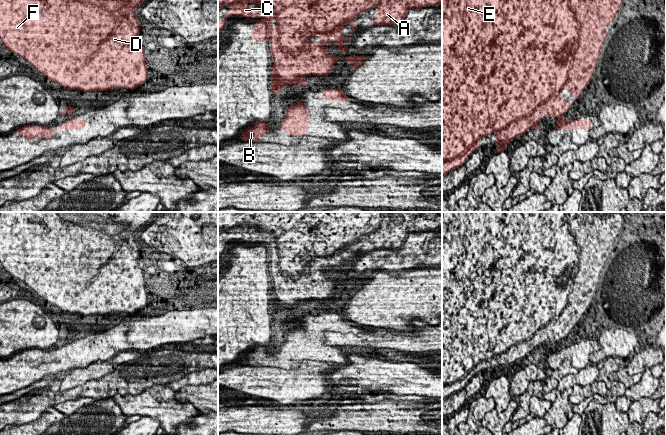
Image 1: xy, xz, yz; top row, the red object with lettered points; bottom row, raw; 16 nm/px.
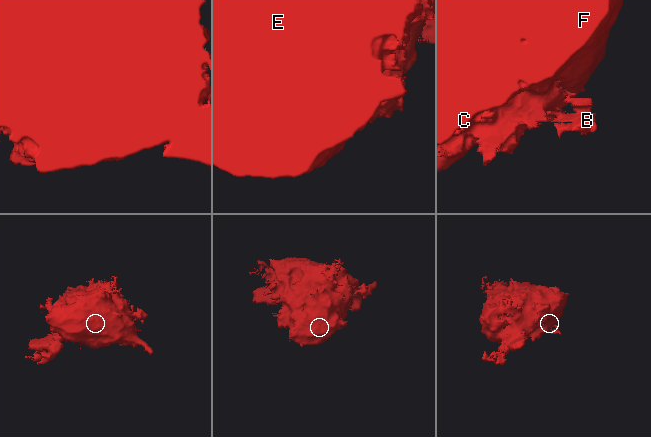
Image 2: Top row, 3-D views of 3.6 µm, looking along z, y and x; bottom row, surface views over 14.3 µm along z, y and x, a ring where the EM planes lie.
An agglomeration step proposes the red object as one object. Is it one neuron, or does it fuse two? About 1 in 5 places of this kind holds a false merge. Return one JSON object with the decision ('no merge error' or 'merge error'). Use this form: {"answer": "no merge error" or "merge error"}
{"answer": "no merge error"}

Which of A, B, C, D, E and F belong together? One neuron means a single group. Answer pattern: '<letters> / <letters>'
A B C D E F

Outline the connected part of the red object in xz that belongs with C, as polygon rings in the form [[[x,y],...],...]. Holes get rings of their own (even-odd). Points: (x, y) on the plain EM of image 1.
[[[218,212],[218,231],[224,231],[224,230],[230,230],[230,235],[229,236],[226,236],[225,237],[225,243],[224,244],[219,244],[218,243],[218,260],[219,258],[221,257],[221,254],[223,253],[224,249],[225,249],[225,246],[226,244],[232,240],[232,239],[239,239],[239,240],[244,240],[244,241],[250,241],[250,242],[260,242],[260,240],[262,239],[262,243],[259,245],[259,246],[256,246],[254,248],[254,251],[252,253],[252,257],[250,258],[250,263],[254,263],[256,264],[257,266],[271,266],[272,267],[272,271],[269,272],[269,276],[271,277],[271,279],[273,280],[273,284],[274,284],[274,290],[270,293],[269,297],[271,298],[271,314],[269,315],[270,316],[270,319],[273,318],[273,317],[279,317],[279,316],[283,316],[283,311],[284,310],[307,310],[307,305],[304,303],[306,300],[310,300],[310,299],[317,299],[317,300],[329,300],[329,296],[332,295],[334,293],[334,289],[336,288],[337,285],[341,284],[342,281],[338,281],[338,280],[332,280],[331,278],[328,277],[328,269],[331,270],[332,267],[337,267],[338,270],[337,270],[337,274],[340,275],[340,276],[348,276],[348,273],[350,271],[345,271],[342,269],[342,267],[344,265],[346,265],[347,263],[352,266],[352,263],[353,261],[345,261],[343,258],[342,258],[342,252],[344,250],[345,247],[348,247],[352,252],[350,254],[353,254],[353,255],[357,255],[358,253],[358,250],[357,249],[353,249],[352,247],[355,246],[356,244],[356,241],[361,237],[361,236],[365,236],[366,234],[369,234],[371,232],[375,232],[376,230],[378,230],[379,234],[377,235],[377,238],[375,239],[374,241],[374,245],[373,247],[378,250],[378,249],[391,249],[391,250],[397,250],[399,249],[402,244],[406,241],[406,239],[408,238],[409,234],[410,233],[413,233],[413,234],[419,234],[420,232],[422,231],[425,231],[425,230],[442,230],[442,227],[441,227],[441,215],[442,215],[442,212]],[[246,227],[257,227],[258,229],[260,230],[264,230],[266,232],[265,235],[263,235],[263,237],[260,239],[259,236],[261,235],[261,233],[259,231],[251,231],[249,229],[247,229]],[[315,259],[319,259],[321,261],[321,264],[320,265],[316,265],[316,266],[308,266],[307,263],[309,261],[314,261]]]

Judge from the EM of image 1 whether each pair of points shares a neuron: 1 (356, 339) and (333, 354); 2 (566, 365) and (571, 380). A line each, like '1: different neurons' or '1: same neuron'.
1: different neurons
2: different neurons

